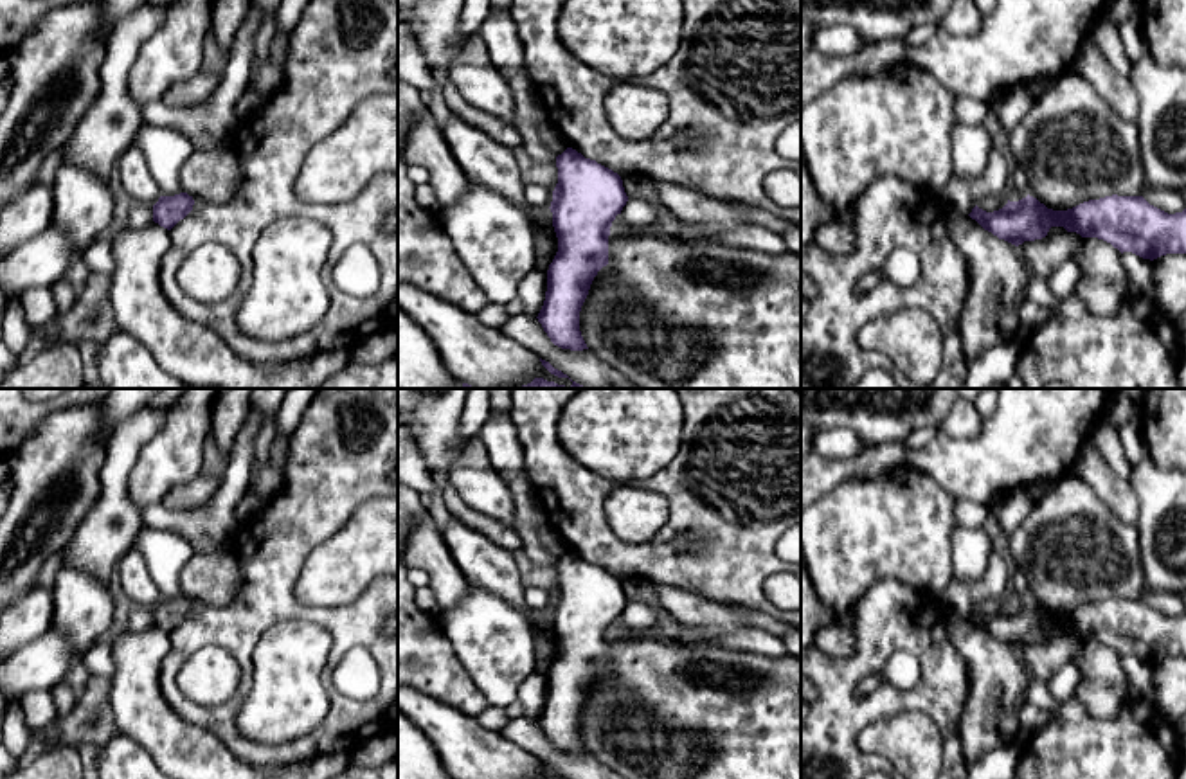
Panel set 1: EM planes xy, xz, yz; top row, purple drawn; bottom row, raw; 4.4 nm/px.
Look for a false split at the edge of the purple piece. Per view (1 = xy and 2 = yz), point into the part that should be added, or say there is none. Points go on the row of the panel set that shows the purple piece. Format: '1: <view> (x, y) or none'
1: none
2: none

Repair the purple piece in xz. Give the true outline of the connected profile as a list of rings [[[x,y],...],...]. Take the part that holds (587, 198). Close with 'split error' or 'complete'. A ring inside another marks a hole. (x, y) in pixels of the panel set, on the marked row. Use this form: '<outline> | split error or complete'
[[[572,148],[556,157],[556,167],[549,209],[558,252],[536,318],[554,345],[583,351],[589,347],[580,331],[580,311],[594,277],[608,264],[610,227],[628,196],[617,173]]] | complete

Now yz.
[[[1033,196],[1010,201],[993,212],[977,205],[968,214],[984,230],[1015,246],[1047,236],[1051,227],[1064,227],[1082,237],[1098,237],[1114,248],[1143,259],[1186,254],[1186,209],[1168,214],[1143,196],[1105,196],[1067,210],[1047,209]]] | complete

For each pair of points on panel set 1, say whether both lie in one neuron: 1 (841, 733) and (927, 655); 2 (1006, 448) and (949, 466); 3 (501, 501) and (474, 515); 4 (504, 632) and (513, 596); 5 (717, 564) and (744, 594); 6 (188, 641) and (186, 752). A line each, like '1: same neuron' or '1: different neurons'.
1: same neuron
2: same neuron
3: different neurons
4: different neurons
5: same neuron
6: different neurons

